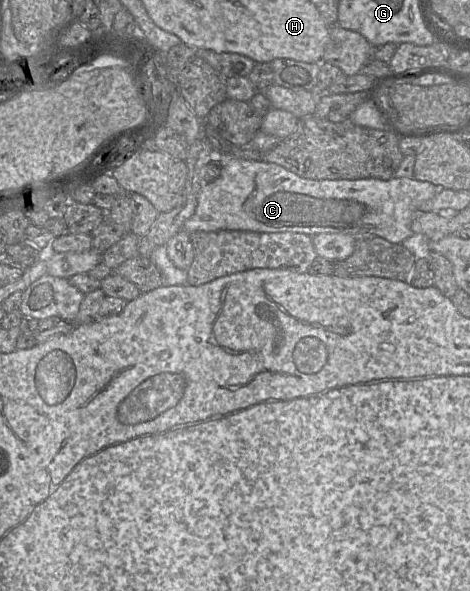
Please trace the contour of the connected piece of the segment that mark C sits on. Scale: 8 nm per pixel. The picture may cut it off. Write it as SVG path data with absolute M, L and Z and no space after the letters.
M221 158L224 160L224 167L222 169L221 175L214 181L206 184L202 187L198 194L197 205L194 214L185 221L182 229L175 234L172 238L166 243L168 257L173 262L173 264L182 270L189 270L194 257L195 251L190 240L190 234L195 231L205 231L205 232L214 232L220 230L244 230L252 232L297 232L304 233L310 236L314 236L319 233L343 233L349 234L357 237L382 237L392 243L401 243L404 245L410 245L415 243L415 248L417 248L417 236L414 236L411 229L412 220L416 213L419 212L419 208L423 203L433 198L440 189L437 186L433 185L430 182L419 181L415 178L392 178L389 180L381 180L376 178L368 179L357 179L357 180L314 180L302 178L295 173L285 169L284 167L268 162L261 162L255 160L245 160L242 158Z

